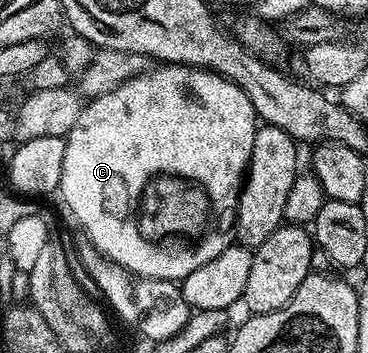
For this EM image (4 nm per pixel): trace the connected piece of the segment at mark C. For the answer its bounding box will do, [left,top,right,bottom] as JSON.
[58,63,258,281]

